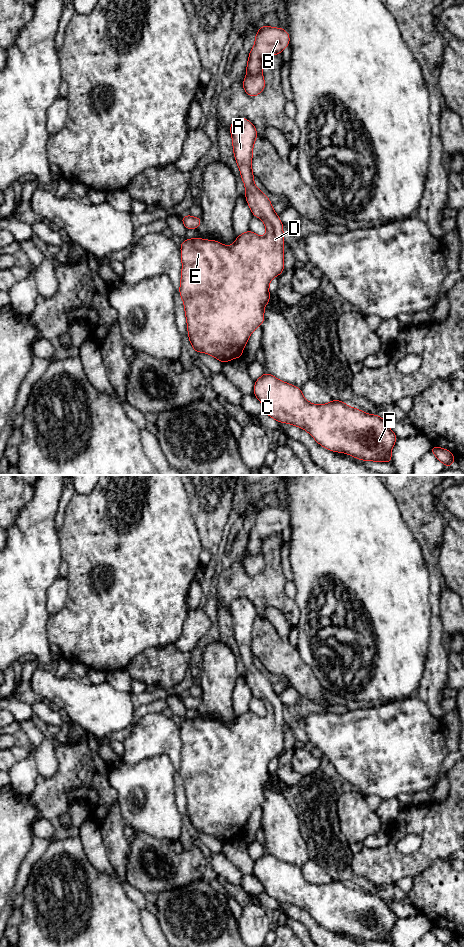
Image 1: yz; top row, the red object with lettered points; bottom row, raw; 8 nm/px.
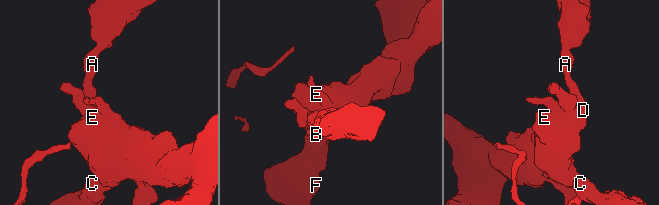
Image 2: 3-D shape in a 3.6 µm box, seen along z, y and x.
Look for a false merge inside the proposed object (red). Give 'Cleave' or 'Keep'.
Keep

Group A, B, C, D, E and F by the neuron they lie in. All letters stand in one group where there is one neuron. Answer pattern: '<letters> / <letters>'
A B C D E F

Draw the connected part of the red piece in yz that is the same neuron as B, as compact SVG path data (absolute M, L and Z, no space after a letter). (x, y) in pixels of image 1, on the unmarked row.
M260 506L255 515L255 525L249 532L247 555L243 561L243 569L250 576L259 575L265 568L262 544L270 536L281 534L288 527L290 516L285 509Z

